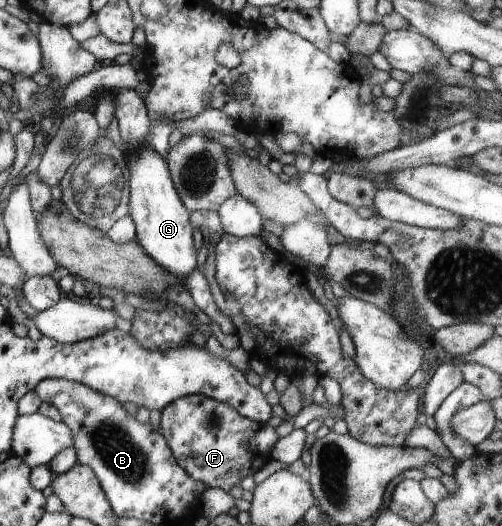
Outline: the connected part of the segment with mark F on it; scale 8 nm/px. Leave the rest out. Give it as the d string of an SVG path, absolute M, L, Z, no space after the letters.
M189 395L176 398L161 410L161 432L167 441L177 464L196 481L201 481L207 489L222 488L228 492L237 483L241 483L246 476L253 476L271 460L271 448L280 439L271 426L259 424L241 416L234 408L221 401L204 397L203 395Z

